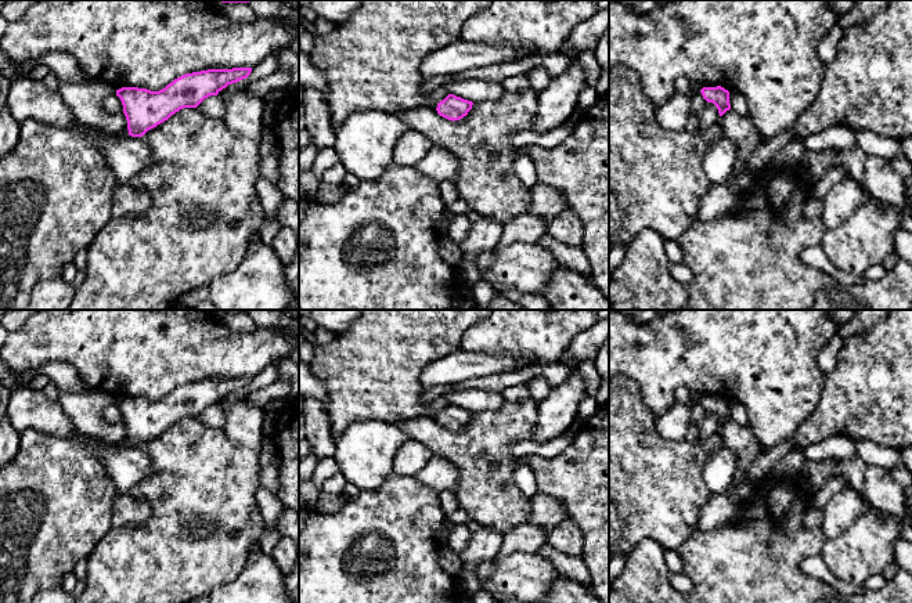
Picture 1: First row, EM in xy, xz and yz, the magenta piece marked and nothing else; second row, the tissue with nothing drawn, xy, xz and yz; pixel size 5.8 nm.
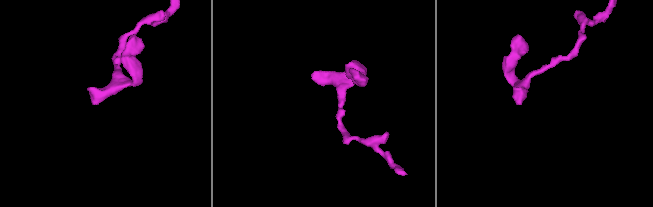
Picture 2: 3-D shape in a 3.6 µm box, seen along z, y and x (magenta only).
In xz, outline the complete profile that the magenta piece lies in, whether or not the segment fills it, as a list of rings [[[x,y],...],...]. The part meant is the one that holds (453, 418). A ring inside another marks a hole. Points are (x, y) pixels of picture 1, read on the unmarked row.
[[[361,310],[356,324],[322,346],[314,346],[311,371],[328,390],[328,418],[334,440],[347,426],[364,420],[396,423],[429,416],[448,430],[468,425],[473,412],[448,404],[439,414],[422,402],[426,389],[419,382],[422,371],[435,360],[459,350],[462,335],[490,315],[491,310]]]

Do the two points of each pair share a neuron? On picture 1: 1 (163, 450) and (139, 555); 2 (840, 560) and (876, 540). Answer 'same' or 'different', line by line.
1: same
2: same

